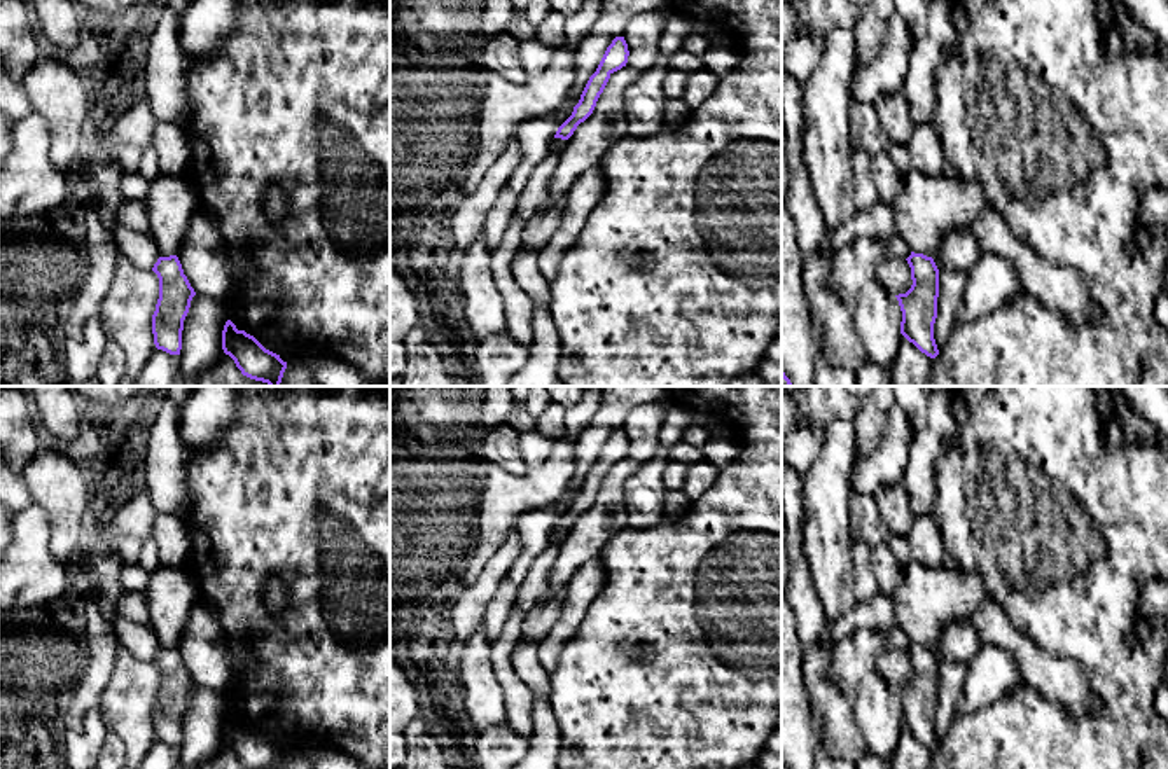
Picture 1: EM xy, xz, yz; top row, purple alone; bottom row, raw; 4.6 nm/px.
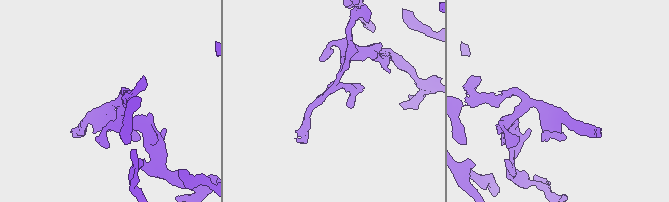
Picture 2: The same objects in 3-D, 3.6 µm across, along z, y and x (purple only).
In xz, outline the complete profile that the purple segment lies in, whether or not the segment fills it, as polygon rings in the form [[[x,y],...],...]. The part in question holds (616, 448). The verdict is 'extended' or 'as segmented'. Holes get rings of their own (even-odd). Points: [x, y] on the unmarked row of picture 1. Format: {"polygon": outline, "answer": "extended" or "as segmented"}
{"polygon": [[[615,428],[607,439],[596,463],[589,468],[579,495],[574,498],[572,507],[558,519],[554,530],[568,531],[577,517],[593,505],[610,467],[626,458],[628,447],[629,442],[624,428]]], "answer": "as segmented"}

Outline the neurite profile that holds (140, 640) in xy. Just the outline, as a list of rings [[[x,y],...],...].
[[[115,615],[115,636],[135,657],[152,661],[161,643],[150,624],[138,624]]]

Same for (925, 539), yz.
[[[932,514],[918,516],[913,523],[909,540],[914,561],[927,568],[941,568],[946,554],[946,540]]]

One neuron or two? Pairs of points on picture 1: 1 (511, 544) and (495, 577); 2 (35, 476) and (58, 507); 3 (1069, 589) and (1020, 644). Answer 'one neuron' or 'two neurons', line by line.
1: one neuron
2: one neuron
3: two neurons

